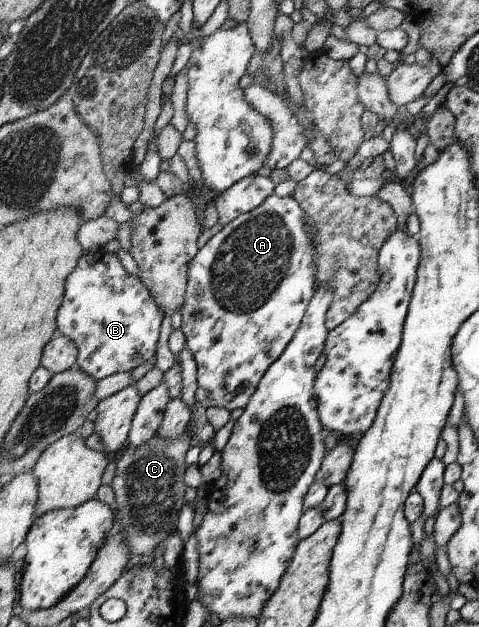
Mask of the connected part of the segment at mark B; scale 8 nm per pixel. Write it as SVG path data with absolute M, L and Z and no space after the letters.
M85 250L67 286L58 328L80 348L81 370L100 381L117 373L129 373L155 356L163 314L139 277L125 272L117 253Z

